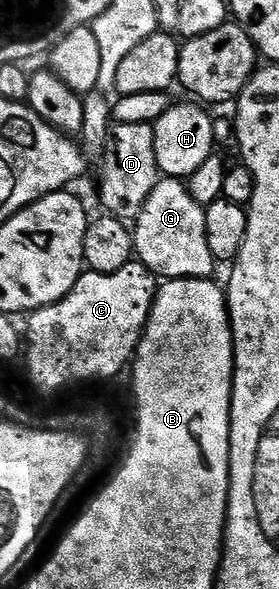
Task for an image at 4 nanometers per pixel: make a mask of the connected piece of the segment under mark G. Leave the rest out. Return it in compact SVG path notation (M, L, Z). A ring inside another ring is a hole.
M161 177L156 187L150 192L140 209L140 217L134 222L134 254L153 274L164 280L173 278L206 278L211 279L212 273L218 269L217 263L210 252L210 244L206 244L205 207L190 196L187 185L181 179Z

